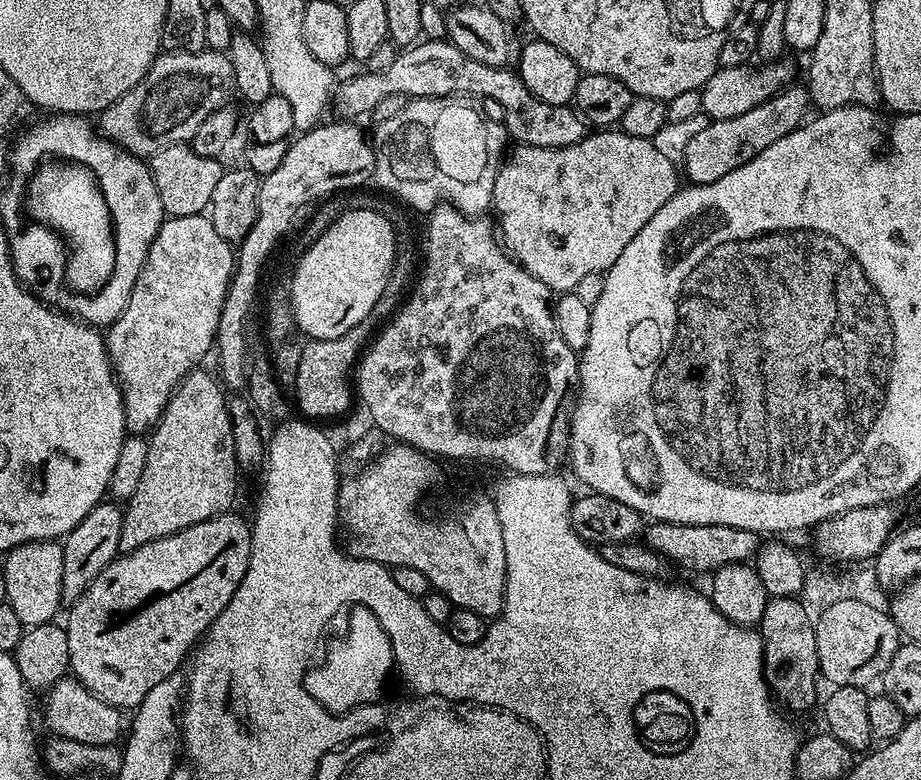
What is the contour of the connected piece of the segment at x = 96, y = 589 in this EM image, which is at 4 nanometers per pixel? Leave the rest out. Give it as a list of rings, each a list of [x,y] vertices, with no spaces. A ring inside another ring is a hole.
[[[232,515],[215,516],[186,530],[146,542],[146,546],[138,546],[133,552],[117,555],[70,605],[66,623],[68,666],[71,675],[90,694],[121,710],[132,710],[158,682],[178,671],[184,655],[186,660],[218,614],[222,614],[248,569],[252,530],[245,517],[243,520]]]

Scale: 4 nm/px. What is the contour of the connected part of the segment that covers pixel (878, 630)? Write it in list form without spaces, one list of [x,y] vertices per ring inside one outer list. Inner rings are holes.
[[[840,600],[822,610],[815,617],[816,641],[820,675],[832,686],[854,686],[867,689],[881,679],[890,666],[890,658],[900,649],[902,637],[900,627],[891,615],[882,610],[866,606],[865,602]]]

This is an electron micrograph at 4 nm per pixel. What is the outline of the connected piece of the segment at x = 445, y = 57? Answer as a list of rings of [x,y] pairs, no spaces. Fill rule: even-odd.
[[[445,38],[440,40],[421,39],[419,42],[397,51],[394,63],[381,72],[361,71],[361,76],[352,76],[344,85],[337,87],[334,92],[334,108],[341,112],[344,118],[360,118],[363,112],[372,114],[378,102],[382,98],[389,97],[390,94],[400,94],[407,98],[427,98],[429,96],[443,96],[445,98],[472,98],[476,96],[480,100],[494,98],[494,102],[502,105],[504,111],[503,127],[507,135],[516,139],[517,145],[529,144],[530,146],[574,146],[586,134],[586,124],[575,107],[566,104],[551,104],[542,102],[526,90],[526,86],[520,81],[519,75],[511,67],[505,66],[495,68],[486,66],[486,62],[478,62],[475,58],[470,58],[470,54],[462,54],[458,46],[454,46],[451,40]]]

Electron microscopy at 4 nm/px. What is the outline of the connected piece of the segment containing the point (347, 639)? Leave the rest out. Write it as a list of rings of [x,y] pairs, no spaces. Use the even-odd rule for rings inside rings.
[[[355,605],[348,615],[344,638],[336,641],[326,658],[318,666],[313,665],[304,676],[305,690],[333,714],[373,703],[395,663],[393,647],[389,635],[382,629],[381,620],[368,607],[360,605]]]

